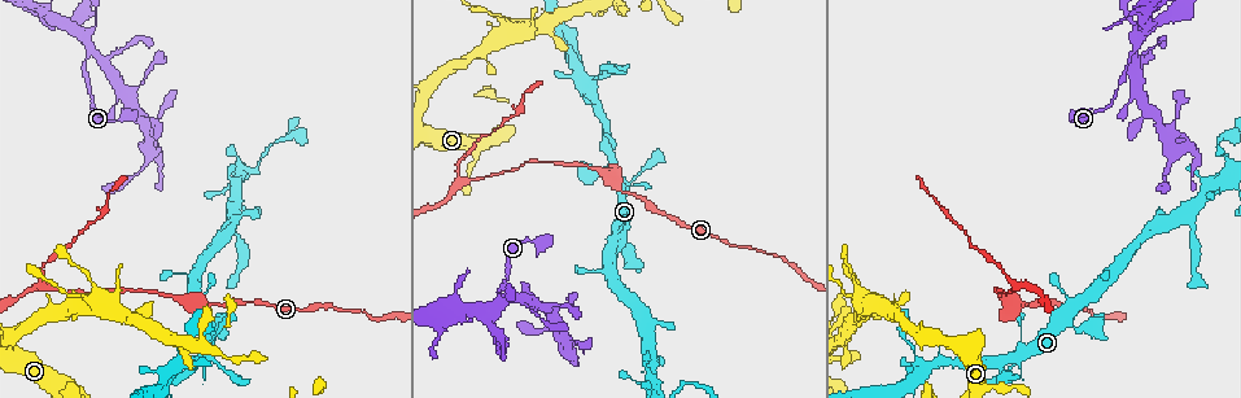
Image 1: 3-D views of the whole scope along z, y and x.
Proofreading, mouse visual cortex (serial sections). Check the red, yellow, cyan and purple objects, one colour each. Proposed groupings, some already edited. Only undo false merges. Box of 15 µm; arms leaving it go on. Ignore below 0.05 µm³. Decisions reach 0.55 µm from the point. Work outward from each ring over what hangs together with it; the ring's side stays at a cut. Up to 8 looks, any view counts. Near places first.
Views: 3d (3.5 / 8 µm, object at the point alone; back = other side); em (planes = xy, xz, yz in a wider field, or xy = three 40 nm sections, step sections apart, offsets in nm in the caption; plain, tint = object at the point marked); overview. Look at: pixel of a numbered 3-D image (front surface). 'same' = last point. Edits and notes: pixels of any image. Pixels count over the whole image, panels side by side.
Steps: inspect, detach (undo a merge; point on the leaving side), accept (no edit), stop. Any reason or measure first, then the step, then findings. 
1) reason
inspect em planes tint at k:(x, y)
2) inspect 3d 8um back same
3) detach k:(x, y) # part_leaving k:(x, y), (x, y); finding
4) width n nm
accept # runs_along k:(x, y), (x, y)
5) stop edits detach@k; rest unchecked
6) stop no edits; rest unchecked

arms part here
inspect 3d 3.5um at 1:(1017, 304)

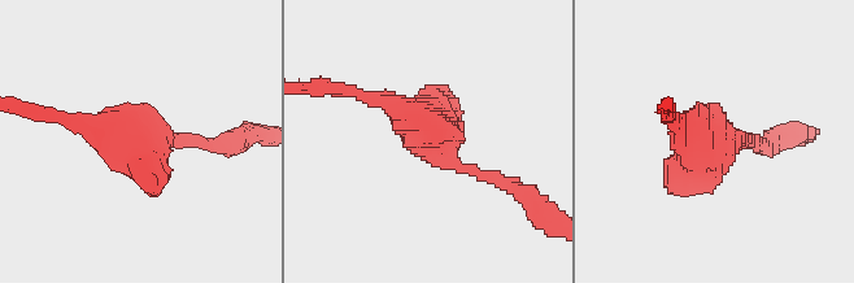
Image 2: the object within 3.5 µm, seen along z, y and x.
inspect em xy step 1 tint at 2:(728, 140)

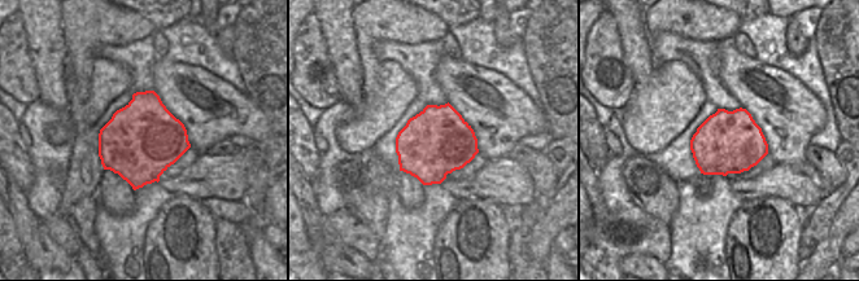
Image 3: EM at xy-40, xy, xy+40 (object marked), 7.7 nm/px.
width 500 nm
accept # runs_along 2:(492, 175), (460, 169), (409, 116), (353, 92); one cell here

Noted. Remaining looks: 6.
three-way junction
inspect 3d 3.5um at 1:(47, 285)

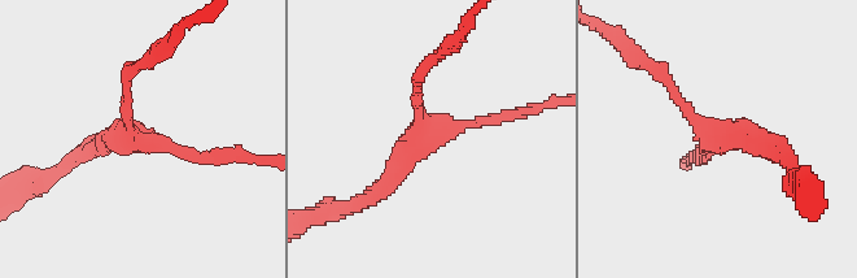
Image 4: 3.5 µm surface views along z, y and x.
arms 3; arm_widths 150, 150, 200 nm
inspect em xy step 2 tint at 4:(137, 141)

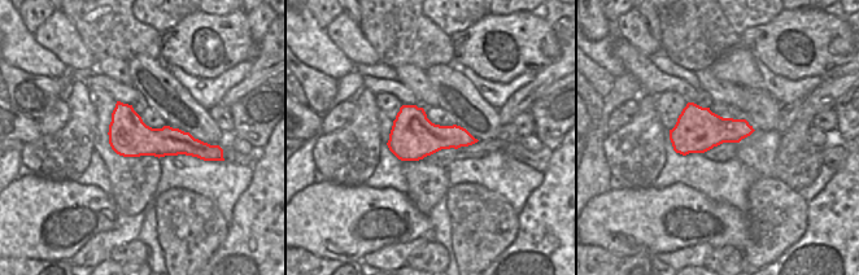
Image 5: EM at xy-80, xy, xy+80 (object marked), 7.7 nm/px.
accept # runs_along 4:(511, 114), (427, 127), (375, 191); all the same cell

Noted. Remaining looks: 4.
inspect em xy step 1 tint at 1:(1136, 50)

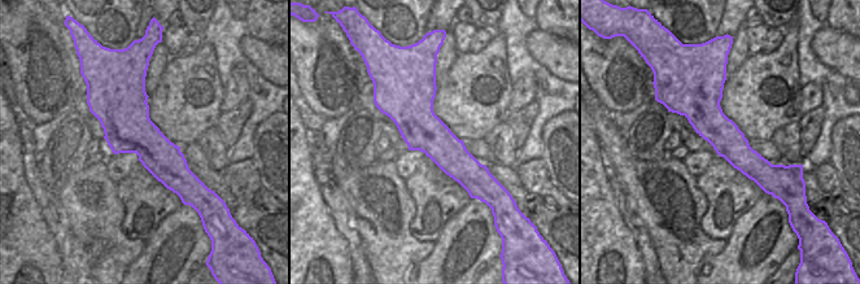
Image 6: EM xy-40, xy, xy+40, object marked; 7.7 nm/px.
see where the arms go
inspect 3d 3.5um back same

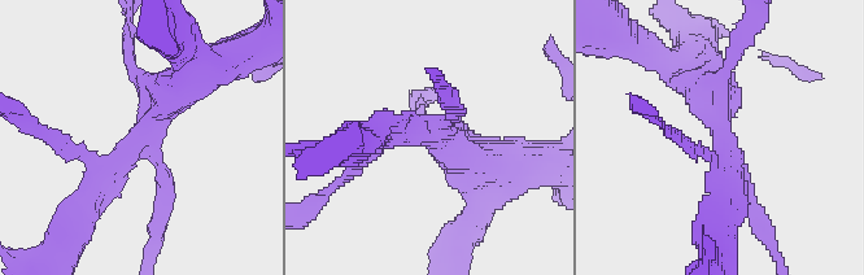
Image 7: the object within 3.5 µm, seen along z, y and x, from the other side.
arm_widths 150, 150, 250, 450 nm
accept # runs_along 6:(424, 73), (423, 127), (475, 195); continuous, no second cell

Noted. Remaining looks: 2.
inspect 3d 3.5um back at 1:(89, 15)

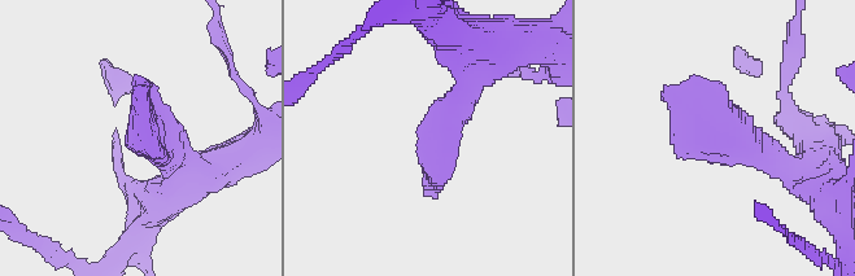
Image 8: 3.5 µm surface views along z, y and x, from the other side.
shape alone is not enough
inspect em planes tint at 8:(439, 135)

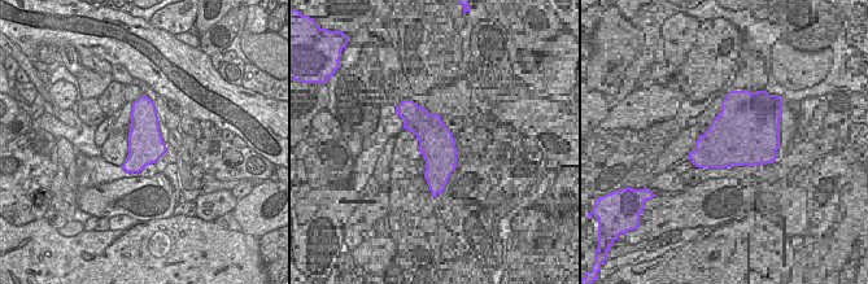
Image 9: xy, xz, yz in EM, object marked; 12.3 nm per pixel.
accept # runs_along 8:(786, 162), (714, 139), (667, 87); one cell here

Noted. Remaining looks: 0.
stop no edits; rest unchecked

